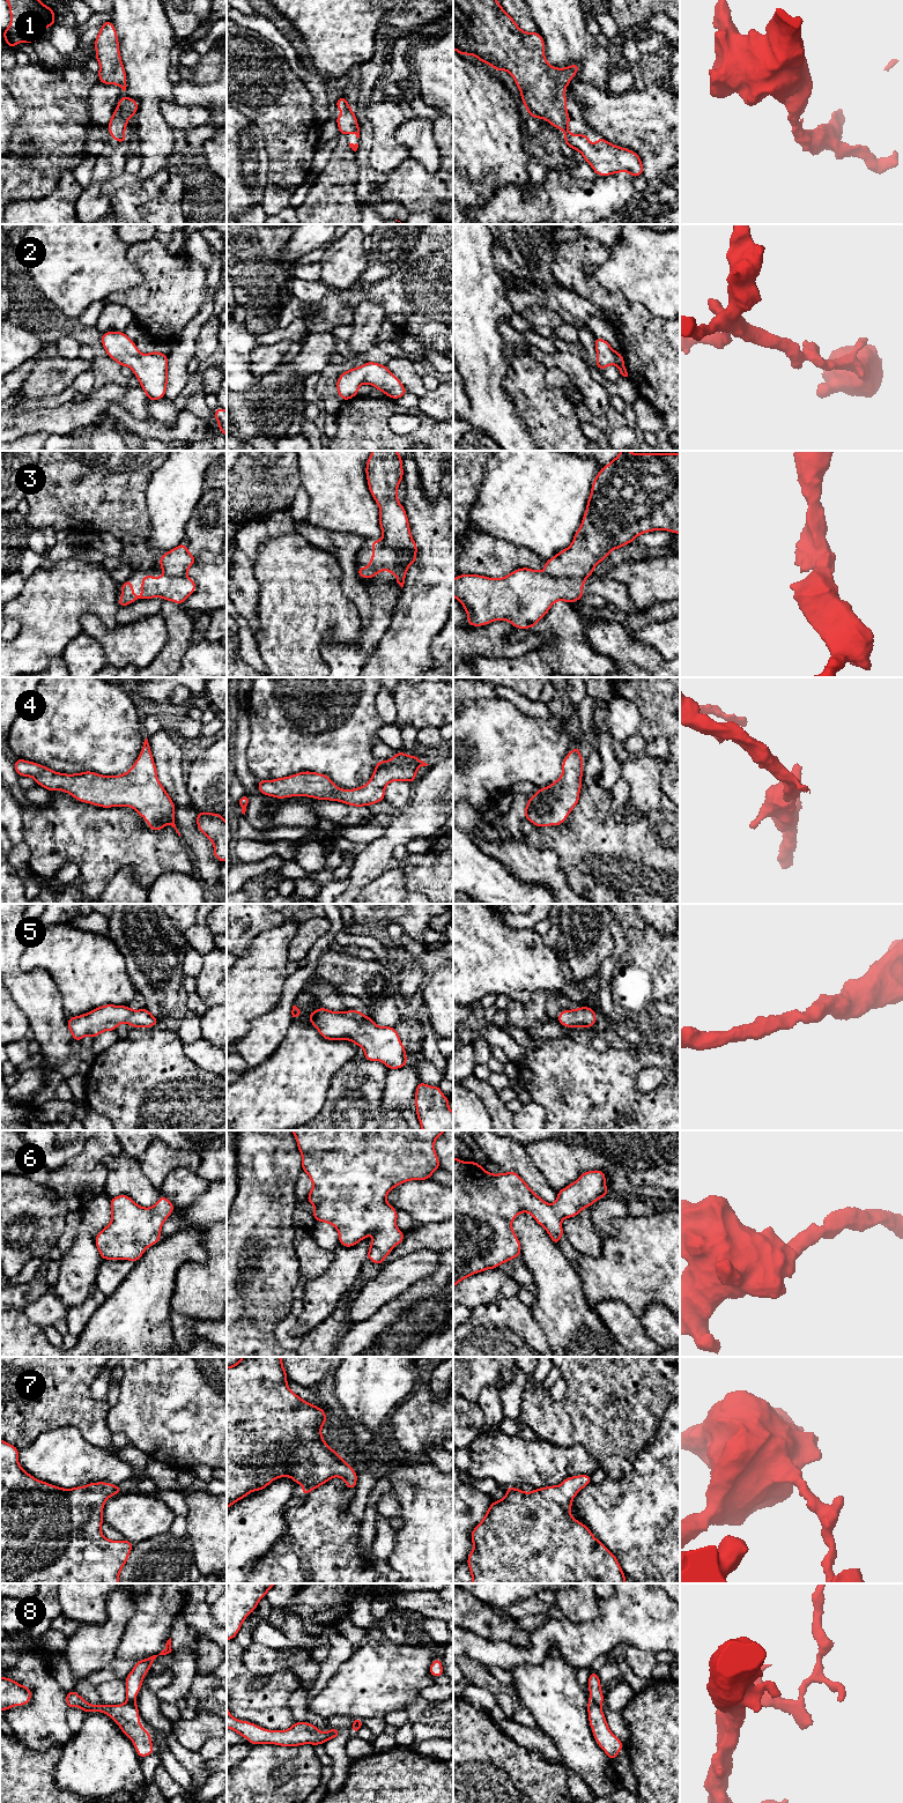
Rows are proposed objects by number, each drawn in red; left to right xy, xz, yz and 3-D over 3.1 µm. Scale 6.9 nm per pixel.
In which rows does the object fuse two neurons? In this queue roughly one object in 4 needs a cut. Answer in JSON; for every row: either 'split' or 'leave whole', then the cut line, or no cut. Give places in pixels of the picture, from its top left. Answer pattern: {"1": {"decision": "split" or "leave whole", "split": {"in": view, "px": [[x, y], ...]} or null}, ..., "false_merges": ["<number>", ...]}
{"1": {"decision": "leave whole", "split": null}, "2": {"decision": "leave whole", "split": null}, "3": {"decision": "split", "split": {"in": "xz", "px": [[405, 550], [398, 554], [398, 583]]}}, "4": {"decision": "leave whole", "split": null}, "5": {"decision": "leave whole", "split": null}, "6": {"decision": "leave whole", "split": null}, "7": {"decision": "leave whole", "split": null}, "8": {"decision": "split", "split": {"in": "yz", "px": [[590, 1698], [599, 1705]]}}, "false_merges": ["3", "8"]}

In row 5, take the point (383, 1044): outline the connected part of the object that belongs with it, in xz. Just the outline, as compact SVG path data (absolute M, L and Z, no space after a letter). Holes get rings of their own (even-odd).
M324 1007L308 1016L326 1040L350 1040L364 1051L364 1060L380 1061L387 1069L407 1064L406 1048L392 1026L378 1026L360 1010L332 1011Z

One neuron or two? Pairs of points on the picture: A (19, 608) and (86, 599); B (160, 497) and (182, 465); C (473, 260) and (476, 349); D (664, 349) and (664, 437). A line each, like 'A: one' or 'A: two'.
A: one
B: one
C: one
D: one

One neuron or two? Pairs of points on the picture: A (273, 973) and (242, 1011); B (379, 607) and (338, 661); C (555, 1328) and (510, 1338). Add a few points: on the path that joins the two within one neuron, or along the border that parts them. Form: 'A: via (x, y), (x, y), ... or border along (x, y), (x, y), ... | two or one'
A: via (264, 982), (244, 1002) | one
B: via (379, 623), (369, 636), (363, 648), (354, 655) | one
C: border along (530, 1307), (533, 1319), (540, 1327), (548, 1344) | two

